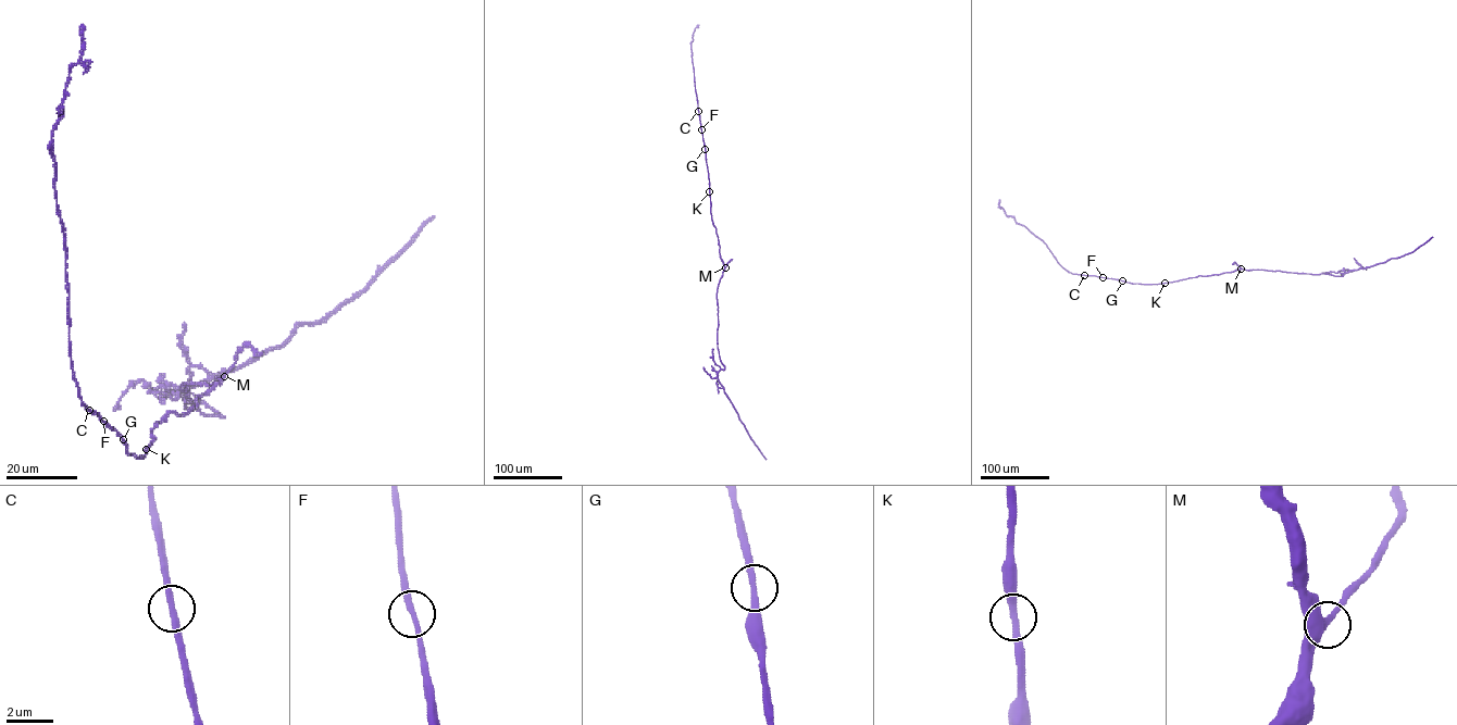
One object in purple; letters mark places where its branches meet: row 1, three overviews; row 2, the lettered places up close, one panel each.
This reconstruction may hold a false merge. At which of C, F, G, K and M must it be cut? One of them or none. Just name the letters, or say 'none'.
none

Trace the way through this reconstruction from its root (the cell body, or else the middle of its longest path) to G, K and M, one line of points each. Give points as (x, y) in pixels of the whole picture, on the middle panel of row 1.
G: (718, 238), (711, 214), (705, 149)
K: (718, 238), (709, 191)
M: (718, 238), (725, 267)

